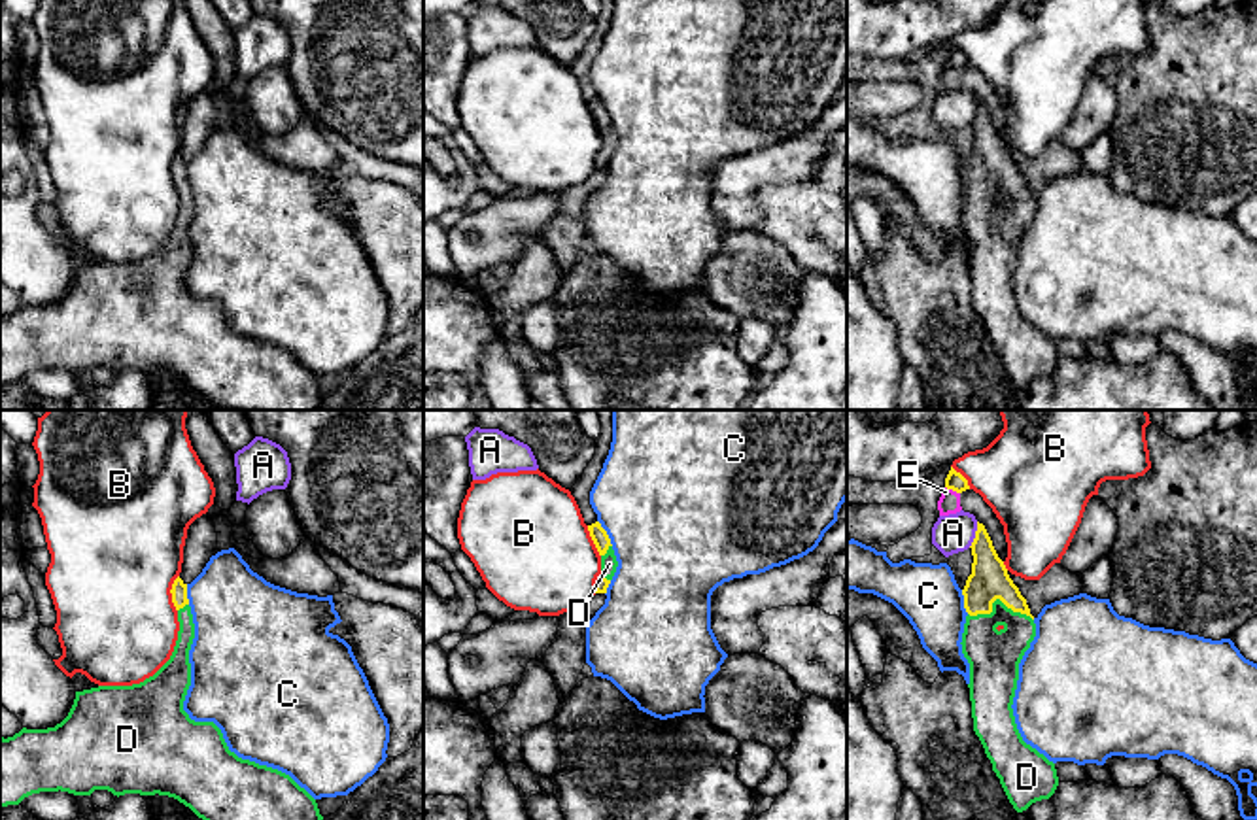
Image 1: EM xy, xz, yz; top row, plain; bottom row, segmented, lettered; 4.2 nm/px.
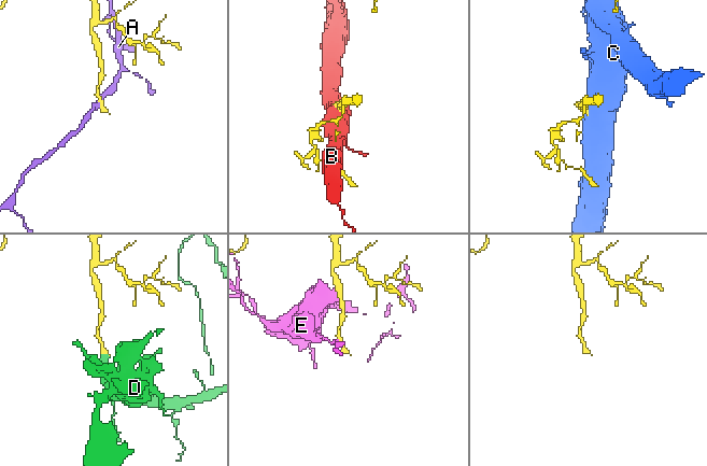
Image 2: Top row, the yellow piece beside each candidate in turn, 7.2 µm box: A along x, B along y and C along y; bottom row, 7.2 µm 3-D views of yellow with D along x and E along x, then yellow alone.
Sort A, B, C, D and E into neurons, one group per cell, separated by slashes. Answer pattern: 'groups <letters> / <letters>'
groups A / B / C / D / E

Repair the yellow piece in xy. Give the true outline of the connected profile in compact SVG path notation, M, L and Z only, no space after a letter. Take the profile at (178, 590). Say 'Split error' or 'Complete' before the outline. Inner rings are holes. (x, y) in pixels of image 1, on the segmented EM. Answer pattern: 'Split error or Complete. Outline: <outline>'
Split error. Outline: M180 576L170 593L180 622L178 641L170 659L153 676L132 686L76 692L68 716L55 727L23 727L13 737L0 737L0 809L40 792L91 795L108 790L117 797L168 795L202 820L323 820L316 799L289 775L238 758L214 722L195 722L183 710L195 624L187 584Z

